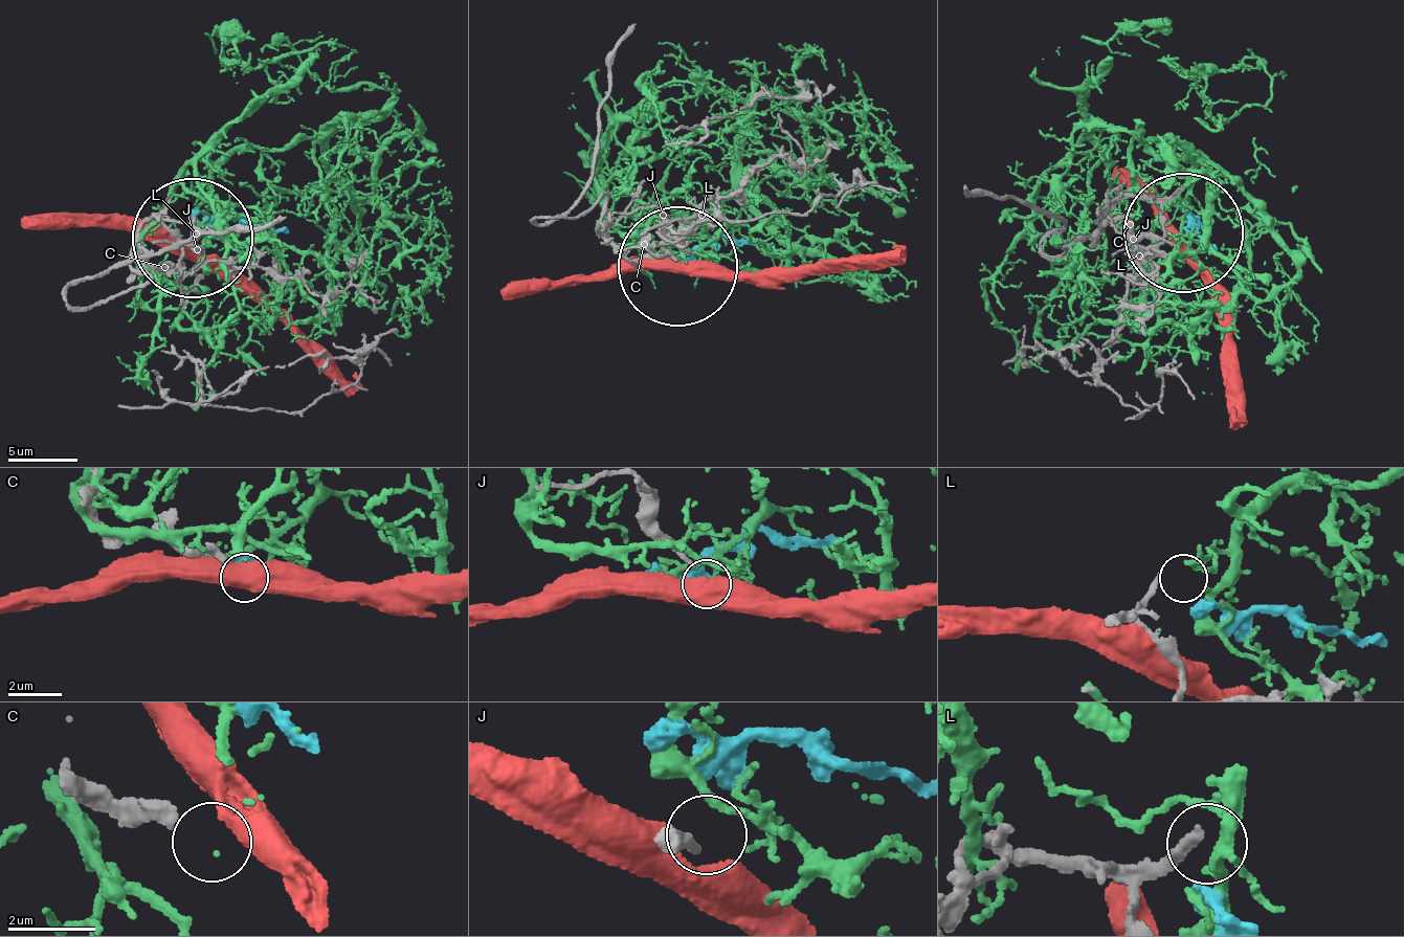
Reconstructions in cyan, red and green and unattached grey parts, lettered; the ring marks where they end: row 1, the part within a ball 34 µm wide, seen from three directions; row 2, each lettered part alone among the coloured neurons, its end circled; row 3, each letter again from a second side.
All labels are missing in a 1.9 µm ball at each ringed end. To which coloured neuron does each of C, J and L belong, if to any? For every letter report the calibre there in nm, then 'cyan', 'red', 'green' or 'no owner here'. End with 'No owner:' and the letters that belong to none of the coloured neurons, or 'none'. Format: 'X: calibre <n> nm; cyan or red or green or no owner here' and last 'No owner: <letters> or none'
C: calibre 320 nm; no owner here
J: calibre 170 nm; red
L: calibre 220 nm; no owner here
No owner: C, L

